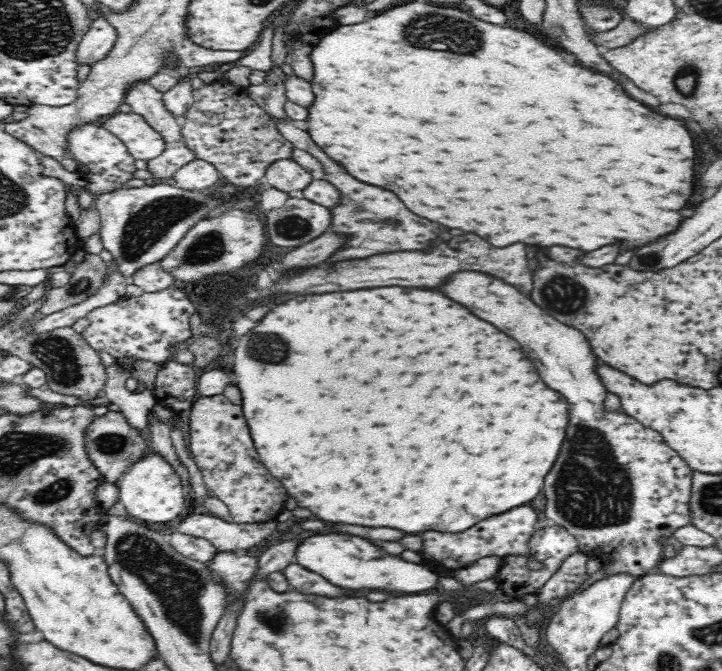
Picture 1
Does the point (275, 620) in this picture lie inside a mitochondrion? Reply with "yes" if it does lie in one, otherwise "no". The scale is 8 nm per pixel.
yes

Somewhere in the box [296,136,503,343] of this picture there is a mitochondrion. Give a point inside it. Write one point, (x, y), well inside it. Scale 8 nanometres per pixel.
(357, 207)

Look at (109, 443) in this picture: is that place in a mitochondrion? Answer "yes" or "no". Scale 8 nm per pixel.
yes

